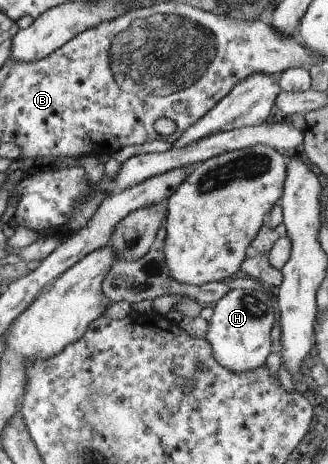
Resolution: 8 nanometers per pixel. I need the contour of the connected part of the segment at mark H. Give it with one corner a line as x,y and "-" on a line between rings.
231,289
211,306
213,313
206,325
204,339
210,345
216,363
232,373
260,367
271,351
270,329
274,323
271,294
260,290

